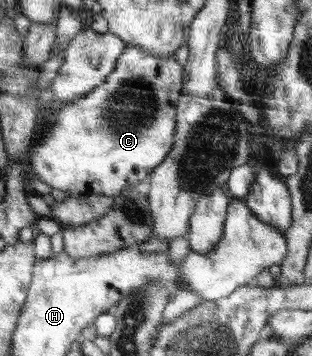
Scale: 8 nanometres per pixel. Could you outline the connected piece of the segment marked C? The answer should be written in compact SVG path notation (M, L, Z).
M127 45L124 53L117 59L116 69L113 70L113 73L106 78L106 81L101 86L96 87L91 93L87 93L82 99L69 101L62 107L55 109L53 113L51 113L51 119L43 125L43 129L41 129L41 131L34 131L32 140L30 140L28 148L26 148L27 160L25 161L27 163L27 171L32 172L38 180L50 186L52 189L66 191L70 196L94 194L114 197L126 190L128 186L137 186L165 162L166 157L169 156L170 149L173 149L176 144L178 122L177 106L184 90L186 75L185 67L180 67L180 65L176 63L174 54L166 57L154 56L138 46Z

